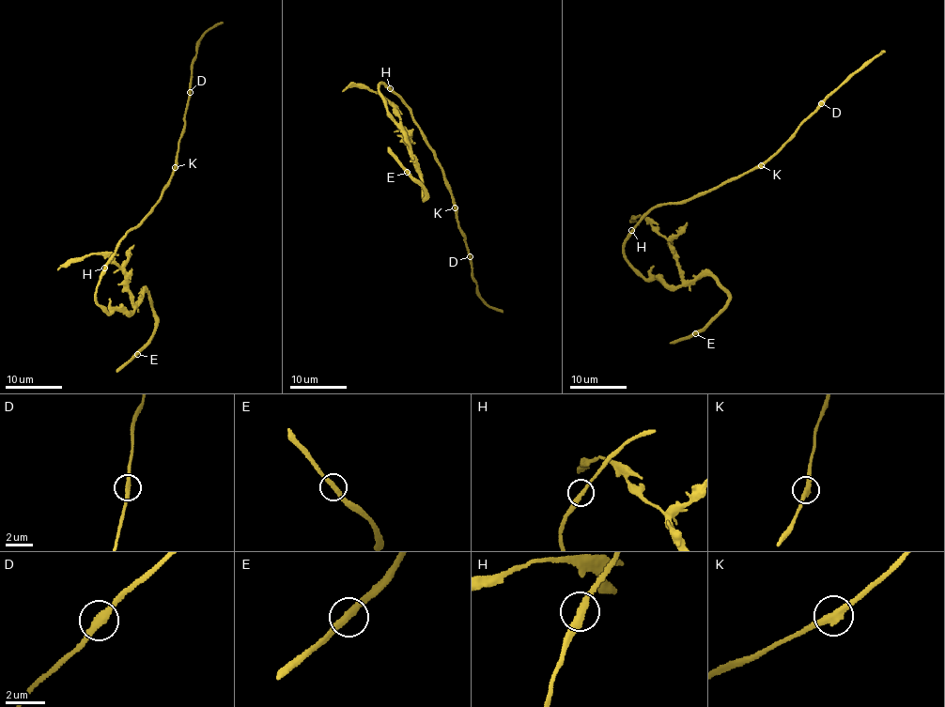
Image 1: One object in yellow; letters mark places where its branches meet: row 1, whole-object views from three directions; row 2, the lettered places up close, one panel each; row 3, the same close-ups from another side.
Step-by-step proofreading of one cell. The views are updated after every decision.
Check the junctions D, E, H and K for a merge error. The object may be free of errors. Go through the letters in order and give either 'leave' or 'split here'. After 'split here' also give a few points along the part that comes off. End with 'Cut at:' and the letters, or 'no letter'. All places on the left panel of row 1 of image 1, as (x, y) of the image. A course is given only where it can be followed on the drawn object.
D: leave
E: leave
H: leave
K: leave
Cut at: no letter

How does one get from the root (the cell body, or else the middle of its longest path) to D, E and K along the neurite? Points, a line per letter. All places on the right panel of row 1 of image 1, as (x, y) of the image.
D: (659, 206), (687, 201), (760, 167), (821, 103)
E: (659, 206), (634, 228), (624, 254), (646, 280), (664, 284), (689, 285), (712, 276), (729, 302), (695, 333)
K: (659, 206), (687, 201), (761, 164)

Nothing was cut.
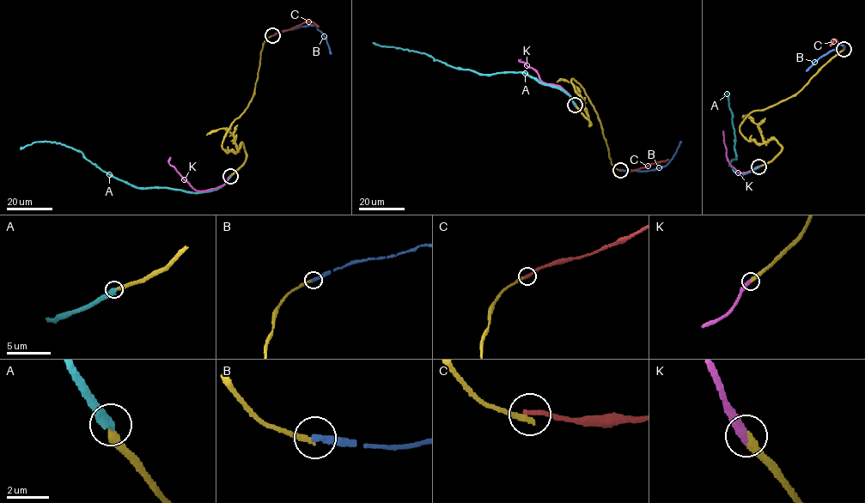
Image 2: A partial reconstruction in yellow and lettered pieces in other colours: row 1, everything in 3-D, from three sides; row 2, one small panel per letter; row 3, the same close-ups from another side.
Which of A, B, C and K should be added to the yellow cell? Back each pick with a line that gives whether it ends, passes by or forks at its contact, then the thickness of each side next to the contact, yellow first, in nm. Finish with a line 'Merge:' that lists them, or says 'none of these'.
K: it ends there; 360 nm thick on the yellow side, 400 nm on the other
Merge: K

